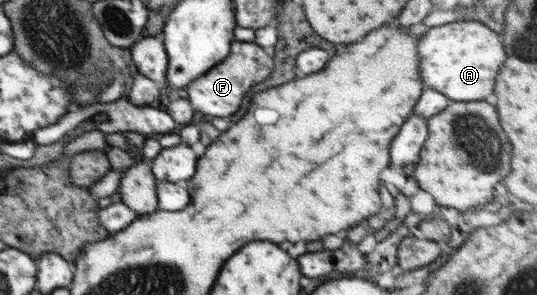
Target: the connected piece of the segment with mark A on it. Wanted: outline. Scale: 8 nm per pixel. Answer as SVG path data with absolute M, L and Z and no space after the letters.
M459 20L439 27L425 28L417 42L420 59L420 78L425 87L444 93L451 101L483 101L489 93L493 93L495 77L499 67L505 63L507 55L503 49L501 33L489 29L478 21Z

